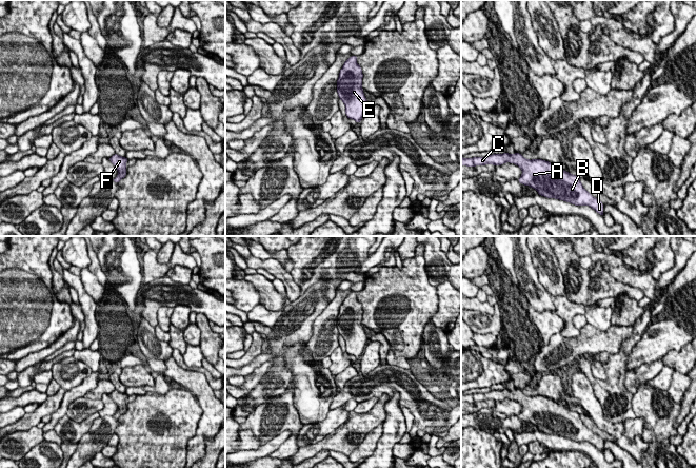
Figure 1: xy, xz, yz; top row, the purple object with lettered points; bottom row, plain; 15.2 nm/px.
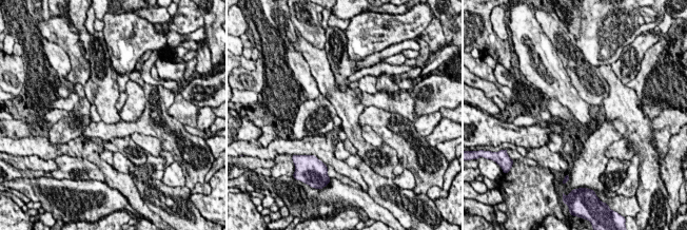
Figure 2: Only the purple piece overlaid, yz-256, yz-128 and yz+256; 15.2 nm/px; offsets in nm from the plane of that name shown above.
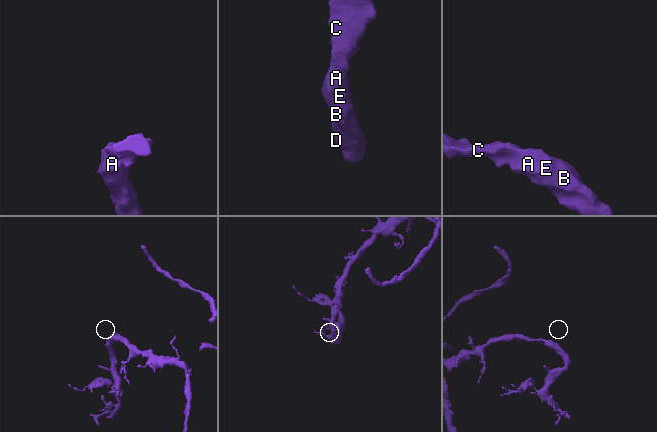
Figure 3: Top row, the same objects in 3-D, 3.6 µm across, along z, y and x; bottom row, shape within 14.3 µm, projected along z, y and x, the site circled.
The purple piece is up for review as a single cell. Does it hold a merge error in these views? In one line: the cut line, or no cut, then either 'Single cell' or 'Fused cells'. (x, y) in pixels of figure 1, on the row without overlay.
No split. Single cell

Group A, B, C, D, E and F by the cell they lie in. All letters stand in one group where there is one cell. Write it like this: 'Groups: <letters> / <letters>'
Groups: A B C D E F

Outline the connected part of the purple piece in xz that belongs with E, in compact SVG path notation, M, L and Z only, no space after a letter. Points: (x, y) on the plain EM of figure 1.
M350 293L340 306L337 316L337 329L339 335L345 342L346 353L360 359L369 338L363 329L363 310L362 305L356 297L357 293Z

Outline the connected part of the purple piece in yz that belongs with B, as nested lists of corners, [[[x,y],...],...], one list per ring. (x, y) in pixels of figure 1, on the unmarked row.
[[[493,390],[487,393],[461,393],[461,402],[502,402],[505,398],[521,404],[518,417],[532,423],[539,431],[570,438],[575,442],[589,442],[604,452],[603,440],[593,433],[581,421],[580,414],[542,395],[525,395],[521,390]]]

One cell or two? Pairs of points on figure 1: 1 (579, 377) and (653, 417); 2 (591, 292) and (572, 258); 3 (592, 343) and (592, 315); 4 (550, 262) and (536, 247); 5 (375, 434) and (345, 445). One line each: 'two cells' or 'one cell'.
1: two cells
2: one cell
3: two cells
4: one cell
5: two cells

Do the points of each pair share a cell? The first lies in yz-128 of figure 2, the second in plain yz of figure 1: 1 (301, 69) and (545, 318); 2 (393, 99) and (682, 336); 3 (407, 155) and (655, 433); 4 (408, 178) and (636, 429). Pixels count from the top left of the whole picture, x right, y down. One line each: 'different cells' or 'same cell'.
1: same cell
2: different cells
3: same cell
4: same cell

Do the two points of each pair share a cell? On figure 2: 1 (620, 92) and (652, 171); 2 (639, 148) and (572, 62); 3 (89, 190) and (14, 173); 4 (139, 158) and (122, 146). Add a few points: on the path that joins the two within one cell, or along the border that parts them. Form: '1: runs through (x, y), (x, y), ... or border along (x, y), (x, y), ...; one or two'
1: runs through (628, 112), (633, 118), (633, 135), (644, 151); one
2: border along (602, 75), (609, 89), (609, 94), (603, 102); two
3: border along (21, 176), (11, 180); two
4: runs through (135, 154), (126, 147); one

